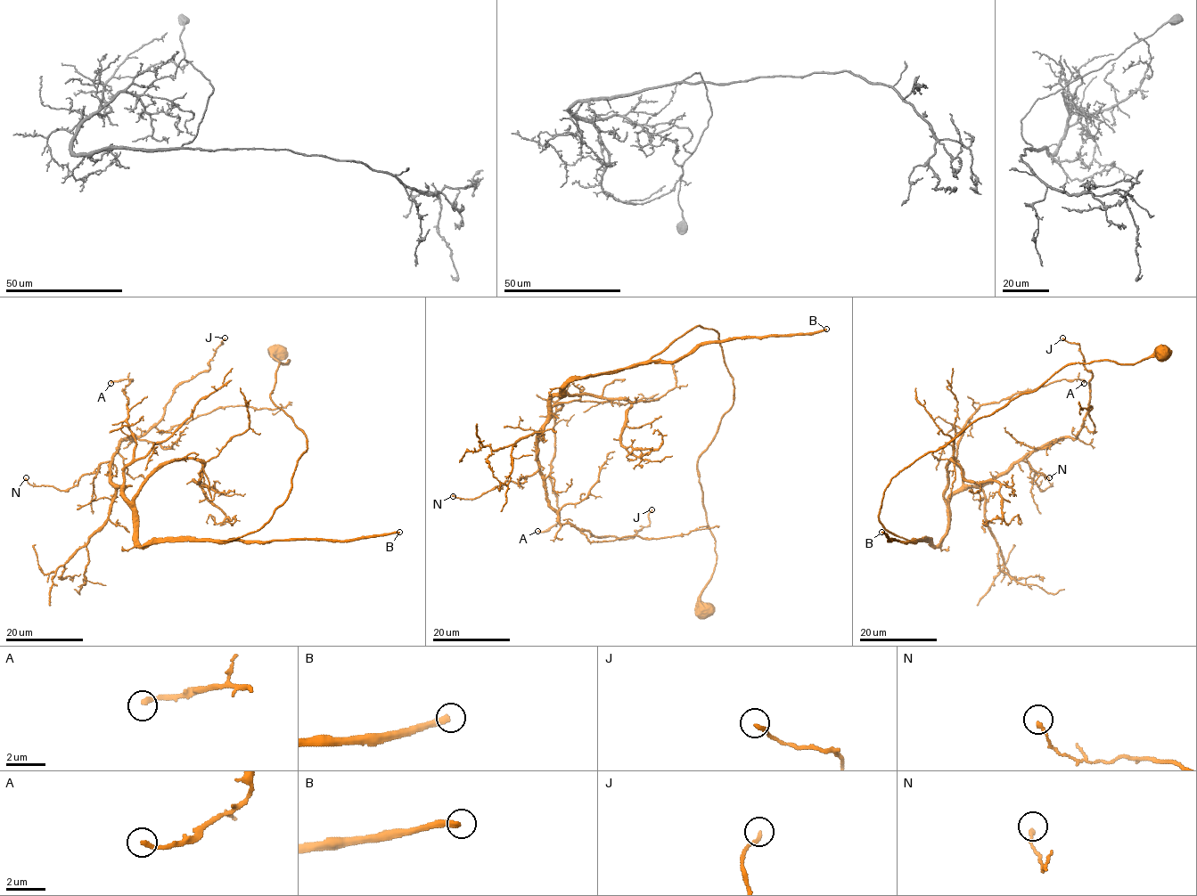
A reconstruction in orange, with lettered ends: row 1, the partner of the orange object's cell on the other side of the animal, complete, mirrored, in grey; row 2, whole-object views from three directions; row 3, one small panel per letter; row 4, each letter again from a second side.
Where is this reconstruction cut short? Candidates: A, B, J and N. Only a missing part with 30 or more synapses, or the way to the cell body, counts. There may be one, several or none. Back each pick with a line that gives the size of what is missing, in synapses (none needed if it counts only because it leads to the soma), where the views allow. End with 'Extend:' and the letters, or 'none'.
B: 600 syn
Extend: B

